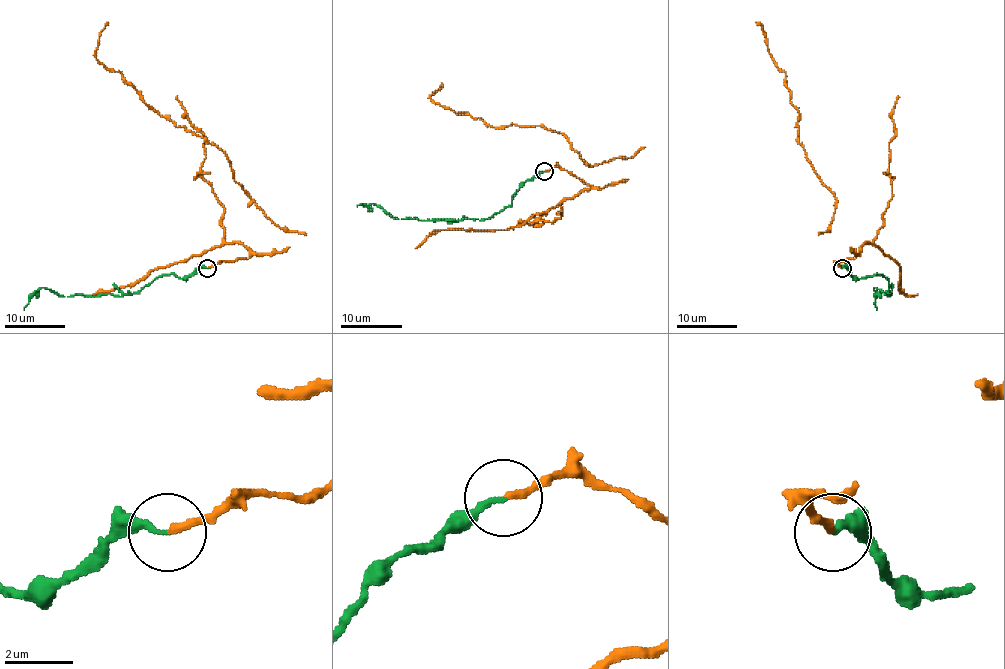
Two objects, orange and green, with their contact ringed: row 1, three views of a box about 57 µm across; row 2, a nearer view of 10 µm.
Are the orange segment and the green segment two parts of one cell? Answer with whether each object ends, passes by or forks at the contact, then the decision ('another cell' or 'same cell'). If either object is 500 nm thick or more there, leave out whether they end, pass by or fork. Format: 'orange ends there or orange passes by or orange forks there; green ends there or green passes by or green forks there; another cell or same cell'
orange ends there; green ends there; same cell

